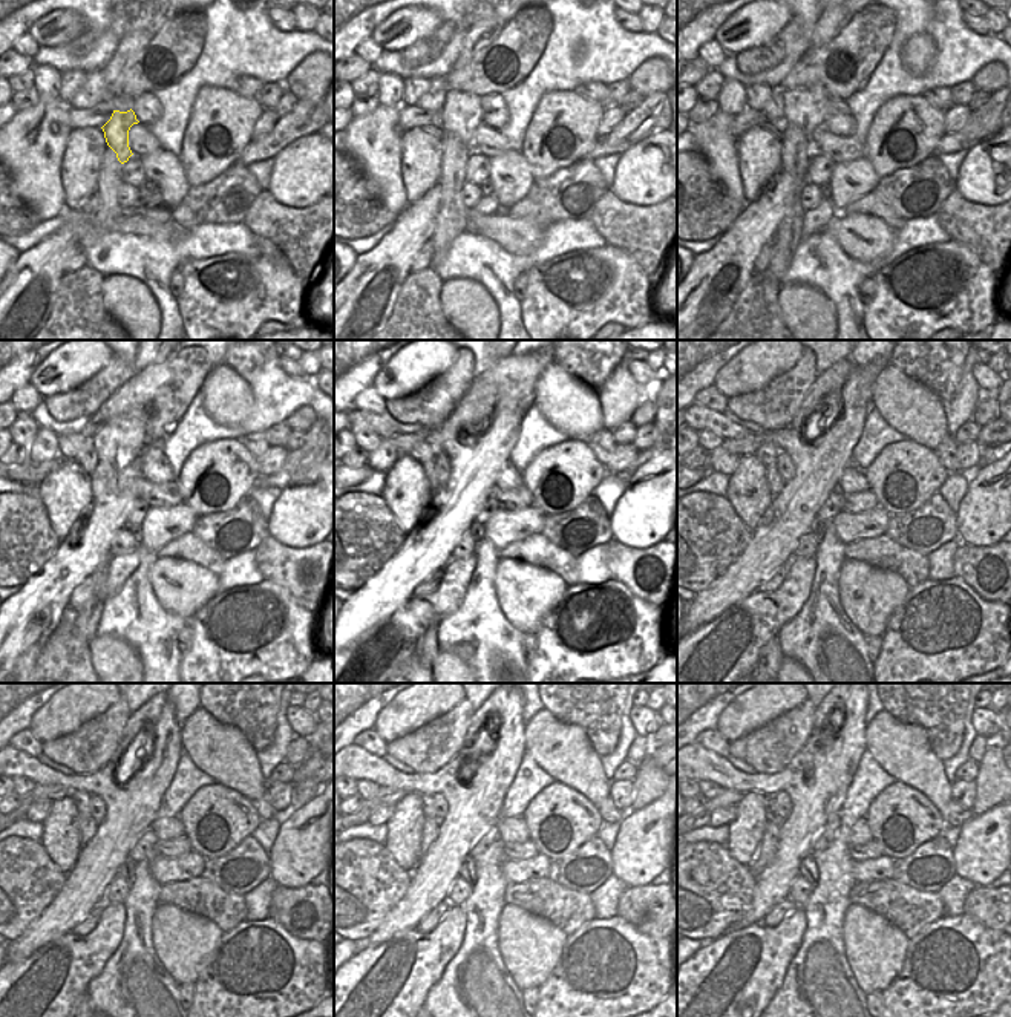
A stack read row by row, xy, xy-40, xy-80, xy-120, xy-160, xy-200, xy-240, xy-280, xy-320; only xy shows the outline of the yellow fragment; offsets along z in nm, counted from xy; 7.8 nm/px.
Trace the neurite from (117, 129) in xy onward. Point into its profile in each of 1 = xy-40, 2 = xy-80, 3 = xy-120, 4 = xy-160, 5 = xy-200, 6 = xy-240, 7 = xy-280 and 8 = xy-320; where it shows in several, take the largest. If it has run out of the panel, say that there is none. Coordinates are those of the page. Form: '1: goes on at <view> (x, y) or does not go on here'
1: goes on at xy-40 (461, 114)
2: goes on at xy-80 (804, 107)
3: goes on at xy-120 (120, 440)
4: goes on at xy-160 (471, 418)
5: goes on at xy-200 (820, 408)
6: goes on at xy-240 (135, 746)
7: goes on at xy-280 (483, 728)
8: goes on at xy-320 (824, 714)

